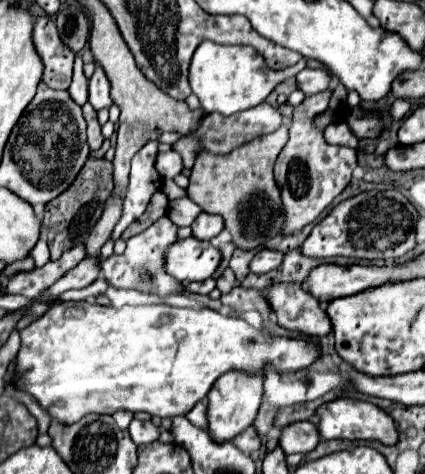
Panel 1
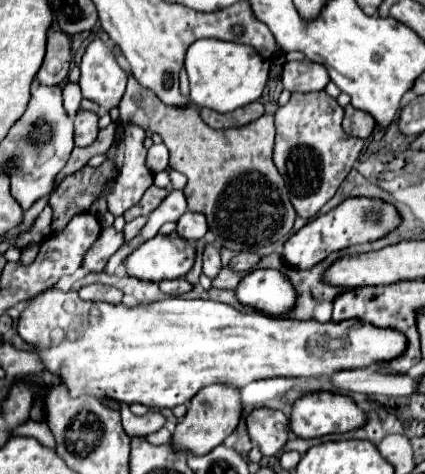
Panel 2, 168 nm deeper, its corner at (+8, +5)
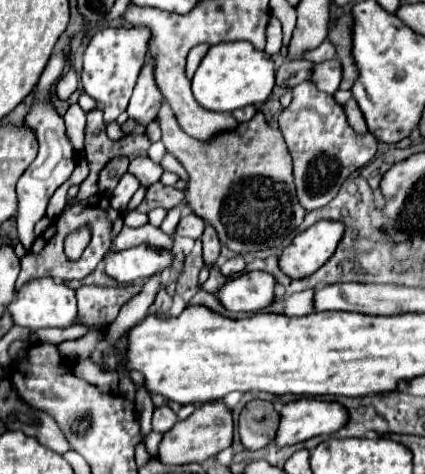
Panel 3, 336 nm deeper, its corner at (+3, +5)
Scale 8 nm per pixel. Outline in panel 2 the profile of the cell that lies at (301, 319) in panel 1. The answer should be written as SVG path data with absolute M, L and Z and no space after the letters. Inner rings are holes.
M254 269L238 283L236 299L244 307L280 317L294 307L296 291L280 271Z

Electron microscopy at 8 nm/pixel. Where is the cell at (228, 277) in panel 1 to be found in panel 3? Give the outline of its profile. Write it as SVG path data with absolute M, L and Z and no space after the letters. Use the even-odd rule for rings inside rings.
M211 225L205 227L205 233L201 237L203 241L203 259L205 259L205 267L207 269L213 269L219 261L219 251L221 251L221 243L217 239L217 233Z

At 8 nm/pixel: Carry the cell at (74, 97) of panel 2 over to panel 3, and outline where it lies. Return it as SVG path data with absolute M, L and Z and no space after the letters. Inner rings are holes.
M79 103L69 105L67 113L65 113L65 127L67 127L67 135L75 147L75 151L83 149L83 129L85 129L85 111L79 107Z

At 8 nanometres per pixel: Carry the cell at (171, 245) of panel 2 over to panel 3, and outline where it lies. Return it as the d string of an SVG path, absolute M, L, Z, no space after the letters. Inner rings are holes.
M141 245L115 253L109 251L109 255L105 255L105 263L109 277L119 283L133 283L169 269L173 263L173 253Z

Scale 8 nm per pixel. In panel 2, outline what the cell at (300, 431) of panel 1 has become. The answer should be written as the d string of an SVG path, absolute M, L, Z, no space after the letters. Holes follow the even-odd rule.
M266 407L254 409L246 417L246 427L250 439L258 445L262 455L276 455L288 441L288 417L282 411L272 411Z

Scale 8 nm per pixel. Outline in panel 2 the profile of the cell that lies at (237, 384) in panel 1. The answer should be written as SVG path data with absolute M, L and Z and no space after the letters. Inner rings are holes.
M204 387L196 399L192 399L188 413L184 415L182 423L176 425L170 445L174 451L182 451L188 455L204 455L218 447L238 425L242 415L242 401L240 391L236 387Z

